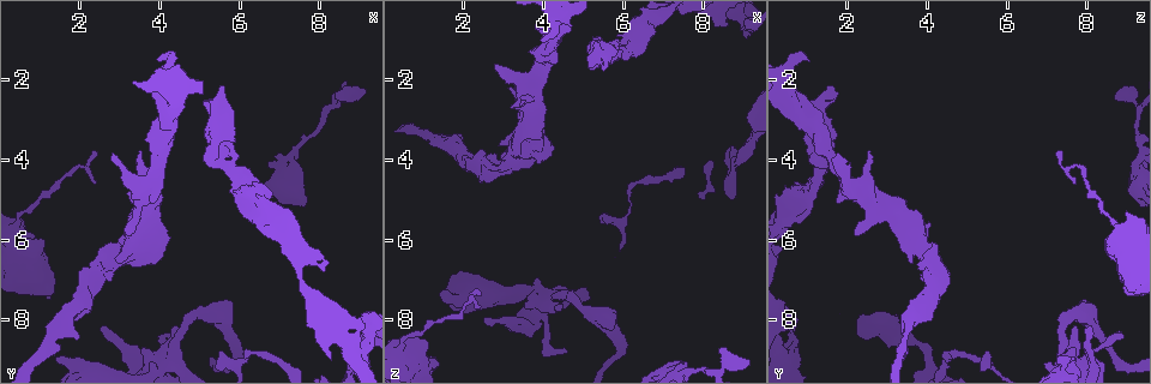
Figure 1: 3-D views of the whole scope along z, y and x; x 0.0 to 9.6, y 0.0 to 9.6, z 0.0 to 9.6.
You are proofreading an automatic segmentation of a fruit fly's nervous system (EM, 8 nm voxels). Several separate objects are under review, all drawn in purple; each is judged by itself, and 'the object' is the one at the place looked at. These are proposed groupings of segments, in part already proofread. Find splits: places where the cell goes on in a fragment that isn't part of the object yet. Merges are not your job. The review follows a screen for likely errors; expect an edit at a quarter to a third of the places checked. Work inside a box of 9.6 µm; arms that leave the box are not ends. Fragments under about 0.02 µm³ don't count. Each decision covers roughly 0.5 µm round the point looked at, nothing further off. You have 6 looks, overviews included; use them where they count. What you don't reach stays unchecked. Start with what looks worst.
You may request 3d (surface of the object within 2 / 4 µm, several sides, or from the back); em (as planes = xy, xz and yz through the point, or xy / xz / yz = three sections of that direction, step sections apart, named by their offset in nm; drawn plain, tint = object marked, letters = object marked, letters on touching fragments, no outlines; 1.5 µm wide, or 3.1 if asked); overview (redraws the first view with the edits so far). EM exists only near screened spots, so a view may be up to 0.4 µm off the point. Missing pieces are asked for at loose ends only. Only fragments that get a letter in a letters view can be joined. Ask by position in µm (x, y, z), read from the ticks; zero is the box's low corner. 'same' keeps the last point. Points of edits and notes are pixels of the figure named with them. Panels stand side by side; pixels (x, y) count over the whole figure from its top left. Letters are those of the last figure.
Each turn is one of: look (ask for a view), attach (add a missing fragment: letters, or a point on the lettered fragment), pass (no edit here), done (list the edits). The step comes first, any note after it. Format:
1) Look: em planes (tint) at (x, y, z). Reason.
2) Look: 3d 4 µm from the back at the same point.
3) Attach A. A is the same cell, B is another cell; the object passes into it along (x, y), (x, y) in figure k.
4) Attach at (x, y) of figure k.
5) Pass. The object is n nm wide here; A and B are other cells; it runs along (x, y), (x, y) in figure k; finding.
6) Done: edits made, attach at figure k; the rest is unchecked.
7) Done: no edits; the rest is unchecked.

Look: 3d 4 µm at (5.60, 2.15, 1.65). An open end.

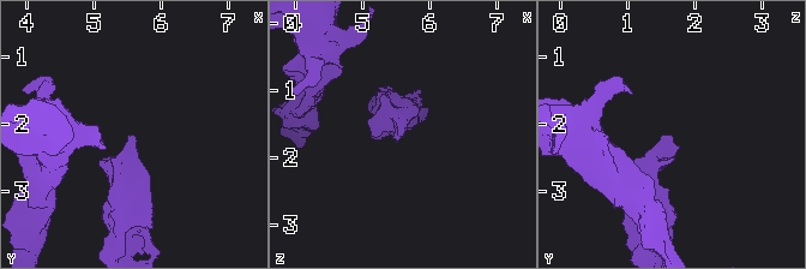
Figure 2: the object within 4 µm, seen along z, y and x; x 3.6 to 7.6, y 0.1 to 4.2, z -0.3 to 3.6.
Look: em xy step 4 (letters) at (5.55, 2.15, 1.60).

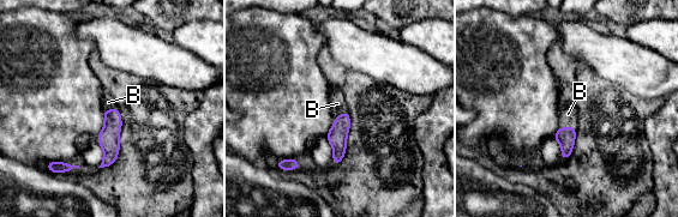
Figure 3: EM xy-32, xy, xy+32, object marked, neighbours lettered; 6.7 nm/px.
Attach B. The longest contact is with B, 140 nm; B is the same cell; it goes on there.

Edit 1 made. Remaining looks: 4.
Look: 3d 4 µm at (1.25, 7.45, 9.15). Branch stops here.

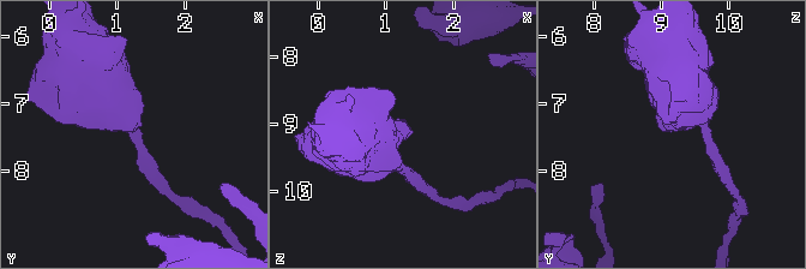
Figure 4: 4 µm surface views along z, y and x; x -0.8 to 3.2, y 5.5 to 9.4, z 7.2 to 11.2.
Look: em 3.1 µm planes (letters) at (1.25, 7.45, 9.15).

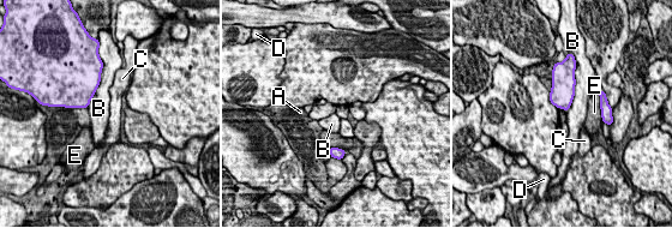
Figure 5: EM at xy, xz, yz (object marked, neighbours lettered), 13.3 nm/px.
Pass. A, B, C, D and E are other cells; a border runs along (575, 72), (574, 98), (568, 110) in figure 5; no lettered fragment goes on from it.

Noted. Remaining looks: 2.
Look: em planes (plain) at (2.00, 8.45, 3.45). Branch stops here.

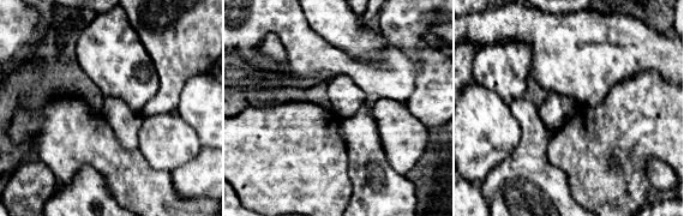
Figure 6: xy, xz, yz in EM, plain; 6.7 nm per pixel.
Look: em planes (letters) at the same point. What lies round it.

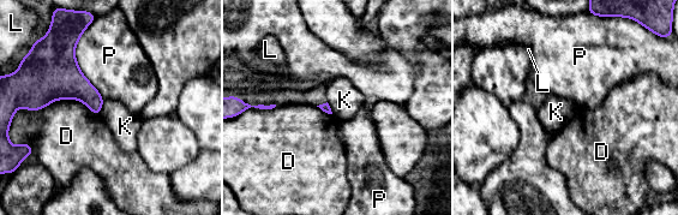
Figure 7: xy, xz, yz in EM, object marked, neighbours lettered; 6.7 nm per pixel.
Pass. D, K, L and P are other cells; a border runs along (104, 100), (98, 114) in figure 7; no lettered fragment goes on from it.

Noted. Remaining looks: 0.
Done: edits made, attach at figure 3; the rest is unchecked.

